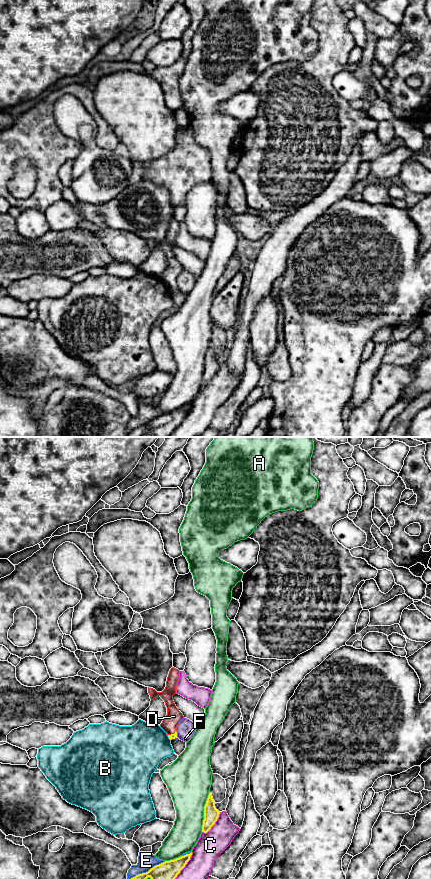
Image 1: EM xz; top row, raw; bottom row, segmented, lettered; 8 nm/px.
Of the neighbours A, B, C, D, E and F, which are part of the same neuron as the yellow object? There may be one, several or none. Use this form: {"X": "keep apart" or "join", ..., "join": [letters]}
{"A": "keep apart", "B": "keep apart", "C": "keep apart", "D": "join", "E": "keep apart", "F": "keep apart", "join": ["D"]}

